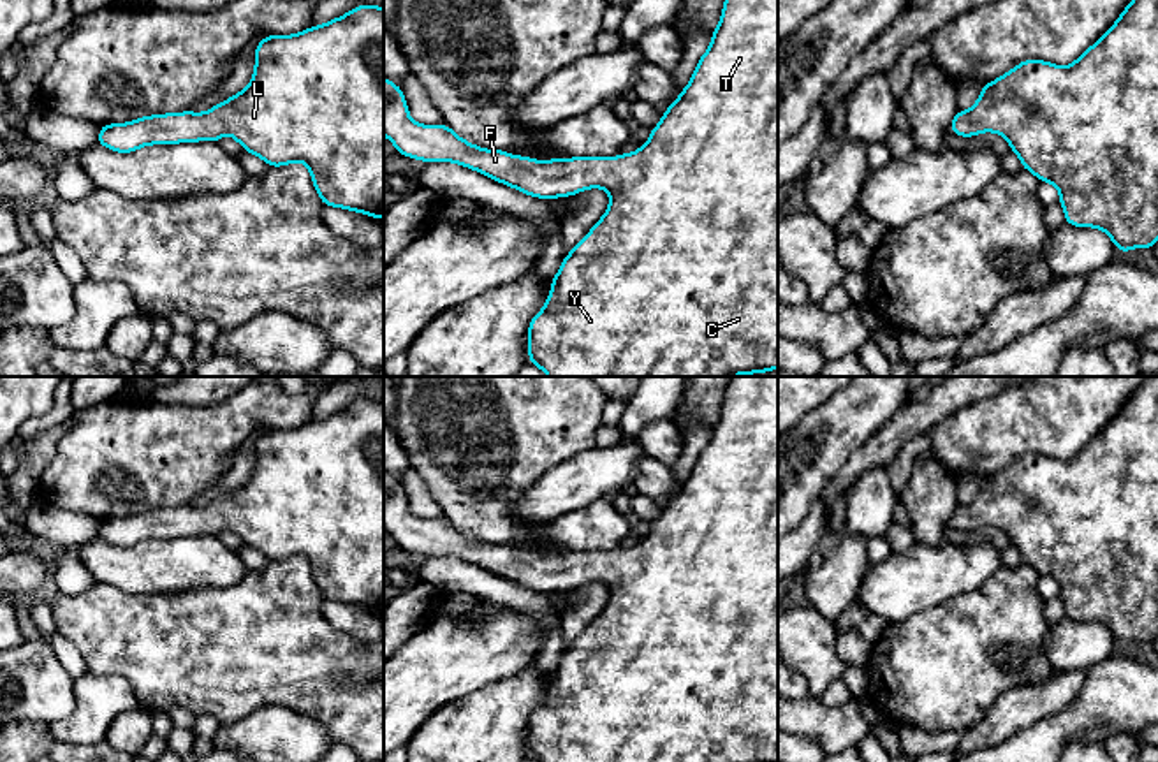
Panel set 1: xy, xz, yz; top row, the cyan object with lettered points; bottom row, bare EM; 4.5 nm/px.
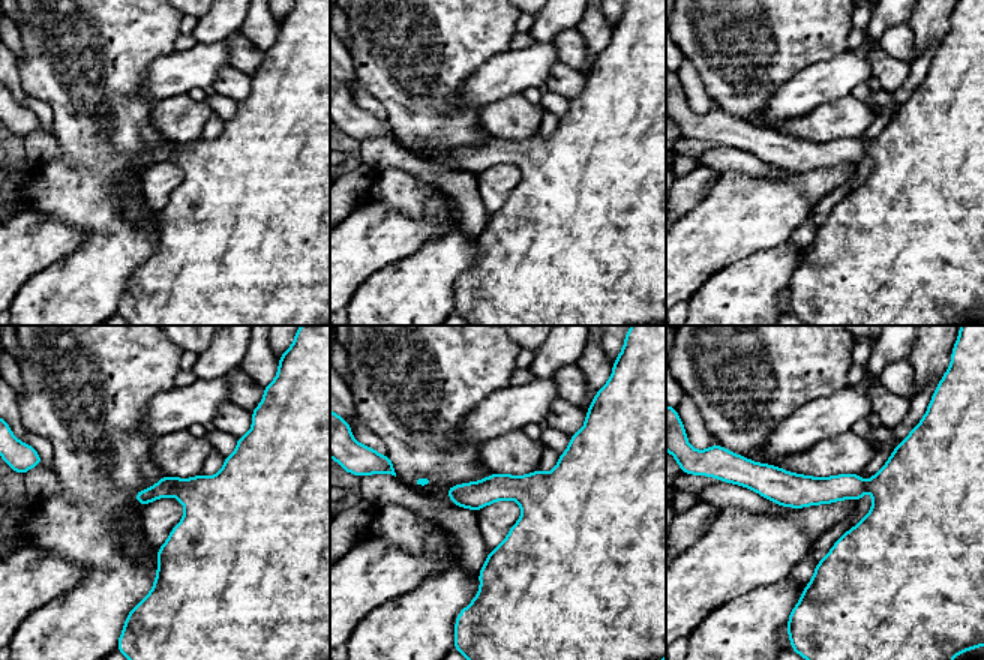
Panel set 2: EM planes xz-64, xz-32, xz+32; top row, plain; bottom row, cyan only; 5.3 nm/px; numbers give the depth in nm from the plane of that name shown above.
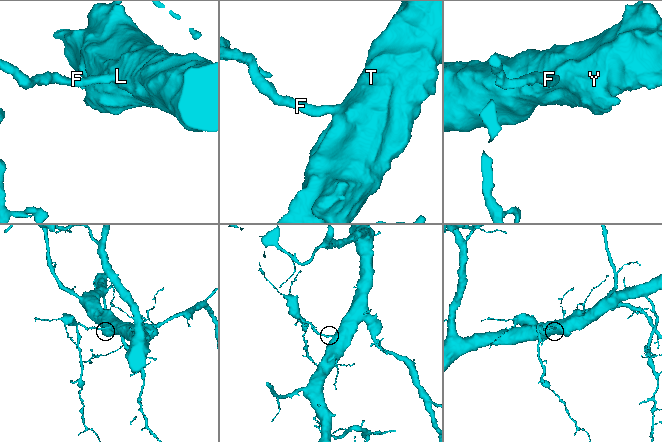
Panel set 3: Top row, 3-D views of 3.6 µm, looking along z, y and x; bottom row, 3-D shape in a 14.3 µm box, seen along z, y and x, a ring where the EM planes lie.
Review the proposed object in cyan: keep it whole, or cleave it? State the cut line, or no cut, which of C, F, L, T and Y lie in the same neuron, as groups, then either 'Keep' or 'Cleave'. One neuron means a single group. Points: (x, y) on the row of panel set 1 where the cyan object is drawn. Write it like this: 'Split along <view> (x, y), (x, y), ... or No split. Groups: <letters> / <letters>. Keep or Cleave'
No split. Groups: C F L T Y. Keep

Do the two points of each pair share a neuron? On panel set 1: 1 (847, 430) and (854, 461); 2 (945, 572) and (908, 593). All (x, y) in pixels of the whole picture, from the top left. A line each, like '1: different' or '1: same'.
1: different
2: same

